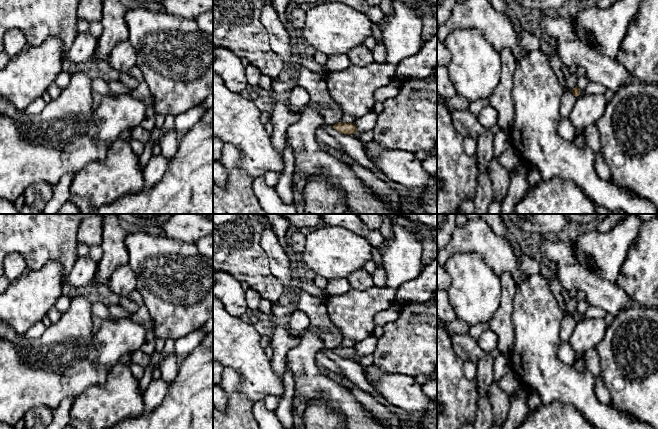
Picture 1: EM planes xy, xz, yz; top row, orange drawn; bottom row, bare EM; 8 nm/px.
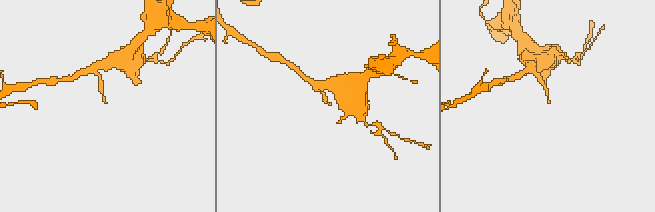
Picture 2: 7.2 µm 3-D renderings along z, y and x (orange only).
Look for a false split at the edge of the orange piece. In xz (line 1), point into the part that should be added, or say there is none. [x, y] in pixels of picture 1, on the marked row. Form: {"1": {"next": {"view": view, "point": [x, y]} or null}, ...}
{"1": {"next": {"view": "xz", "point": [367, 136]}}}

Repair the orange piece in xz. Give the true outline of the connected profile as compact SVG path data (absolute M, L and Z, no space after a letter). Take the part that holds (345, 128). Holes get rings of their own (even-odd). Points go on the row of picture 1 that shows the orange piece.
M338 122L333 125L333 128L342 134L356 135L357 138L362 143L370 142L373 140L373 137L374 137L373 130L369 130L365 132L358 131L353 123Z

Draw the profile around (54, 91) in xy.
M56 83L51 84L49 88L47 89L47 92L51 100L57 99L60 96L61 91L62 89Z

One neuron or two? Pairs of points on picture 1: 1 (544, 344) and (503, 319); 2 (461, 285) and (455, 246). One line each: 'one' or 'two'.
1: two
2: two

